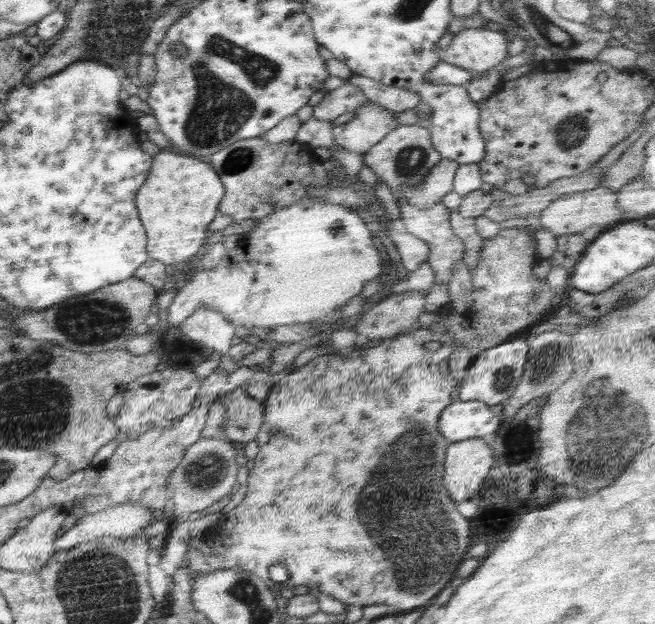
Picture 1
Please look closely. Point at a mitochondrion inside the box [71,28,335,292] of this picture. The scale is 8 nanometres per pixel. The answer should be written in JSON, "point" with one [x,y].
{"point":[220,108]}

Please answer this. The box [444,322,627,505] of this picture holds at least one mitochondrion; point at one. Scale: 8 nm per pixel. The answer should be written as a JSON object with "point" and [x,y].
{"point":[544,362]}

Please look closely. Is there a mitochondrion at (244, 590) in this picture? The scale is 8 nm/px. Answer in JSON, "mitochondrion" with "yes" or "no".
{"mitochondrion":"yes"}

